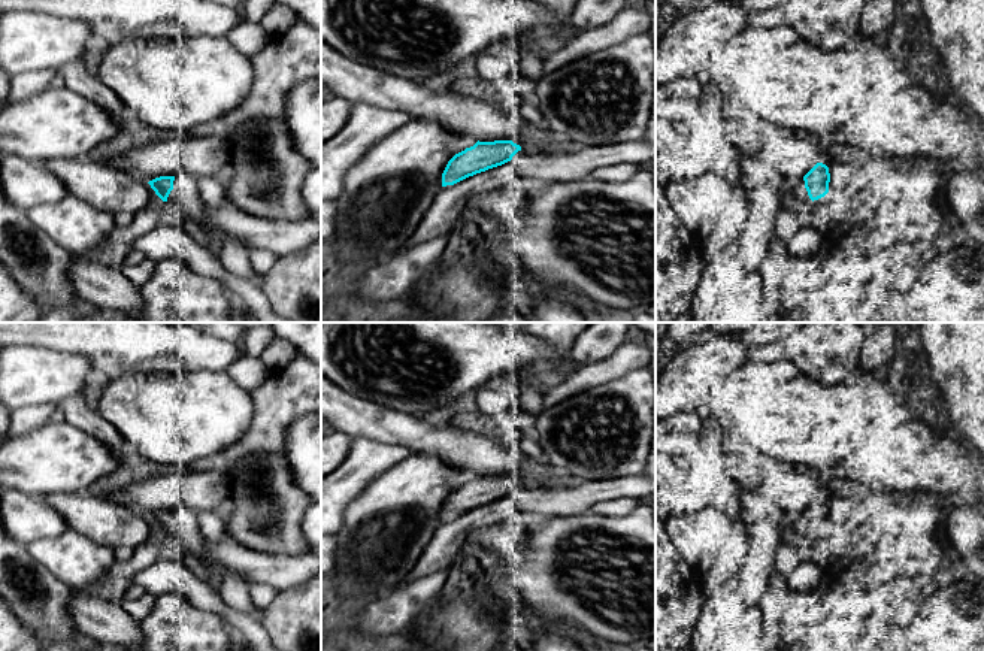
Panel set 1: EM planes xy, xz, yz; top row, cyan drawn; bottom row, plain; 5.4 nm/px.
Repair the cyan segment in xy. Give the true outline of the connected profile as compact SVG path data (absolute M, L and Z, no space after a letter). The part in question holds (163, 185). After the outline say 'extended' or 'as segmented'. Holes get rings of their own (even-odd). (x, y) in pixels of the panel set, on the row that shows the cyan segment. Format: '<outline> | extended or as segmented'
M185 172L160 176L148 184L173 212L199 225L215 227L222 234L222 242L237 237L248 252L264 249L279 257L321 240L321 217L312 215L303 221L264 219L245 214L231 203L209 208L200 197L196 178Z | extended

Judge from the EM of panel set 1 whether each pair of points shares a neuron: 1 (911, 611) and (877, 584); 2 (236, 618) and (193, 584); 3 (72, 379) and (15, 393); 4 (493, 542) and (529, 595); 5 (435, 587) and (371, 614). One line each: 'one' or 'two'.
1: two
2: one
3: one
4: two
5: one

